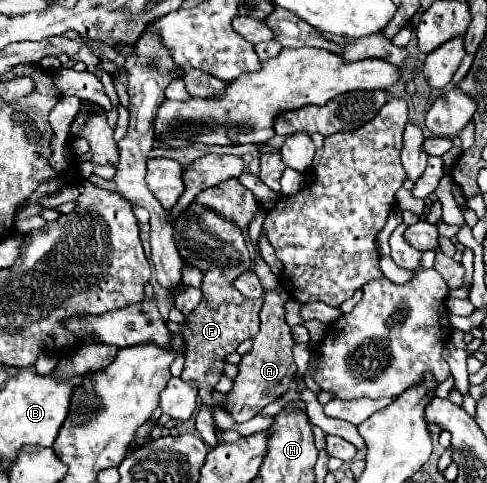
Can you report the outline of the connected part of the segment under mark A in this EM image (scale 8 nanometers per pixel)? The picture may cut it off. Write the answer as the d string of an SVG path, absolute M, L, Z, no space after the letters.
M277 286L273 290L263 292L263 308L261 308L261 330L253 340L251 350L237 364L239 374L233 380L233 388L225 394L225 410L233 416L237 424L251 420L257 416L267 404L279 400L295 380L297 366L293 362L293 346L295 340L291 336L291 328L285 322L283 304L289 300L289 294Z

